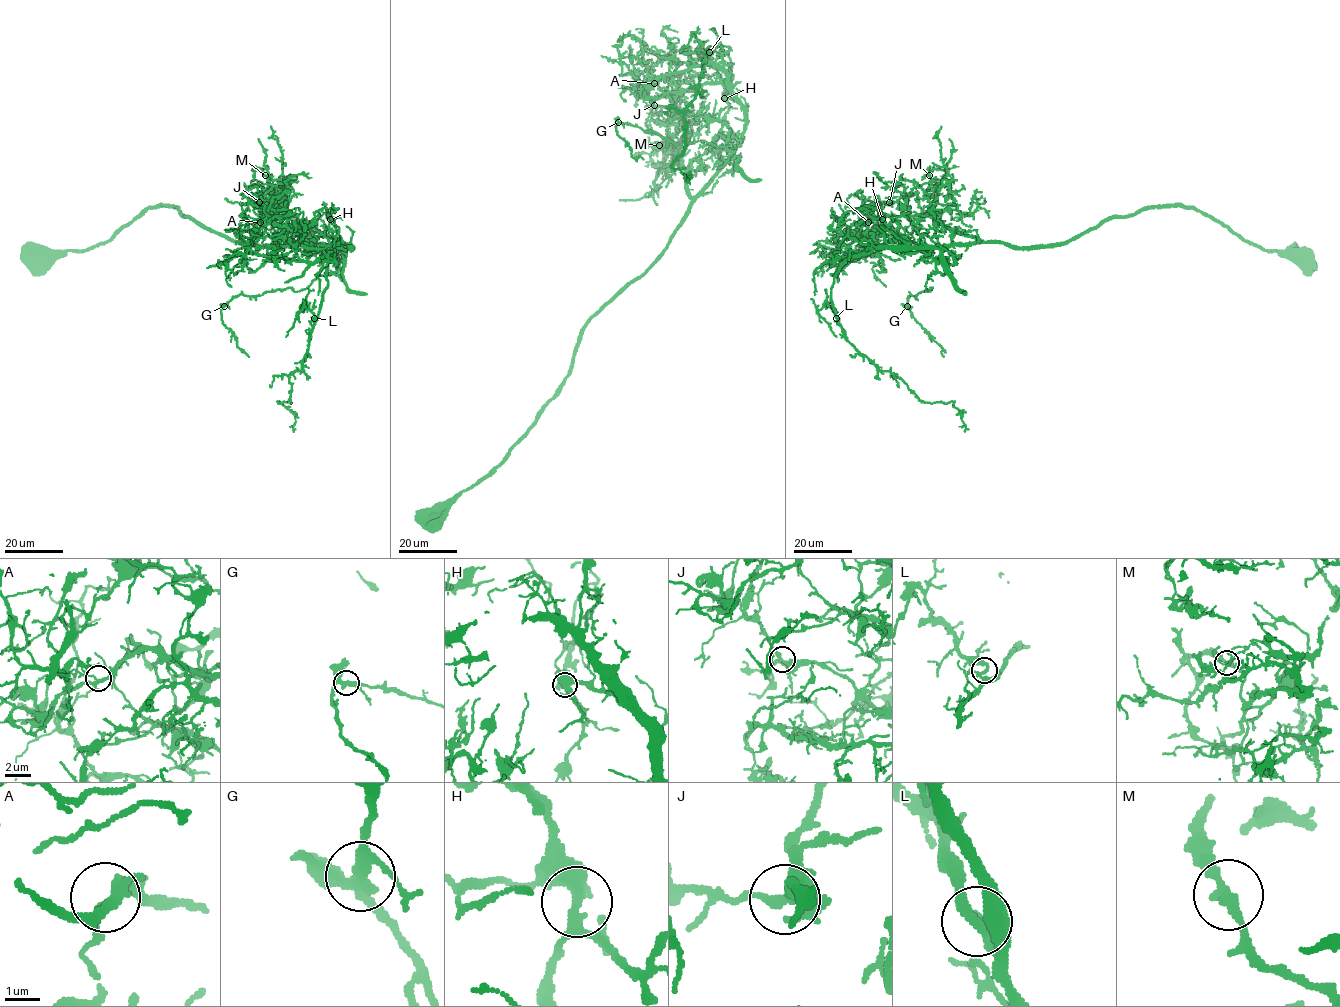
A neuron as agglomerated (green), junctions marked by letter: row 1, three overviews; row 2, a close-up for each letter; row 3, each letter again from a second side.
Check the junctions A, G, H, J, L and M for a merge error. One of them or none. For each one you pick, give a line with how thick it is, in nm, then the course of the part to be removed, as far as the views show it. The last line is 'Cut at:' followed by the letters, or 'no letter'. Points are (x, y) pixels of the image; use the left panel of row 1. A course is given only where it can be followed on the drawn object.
M: 260 nm
Cut at: M

